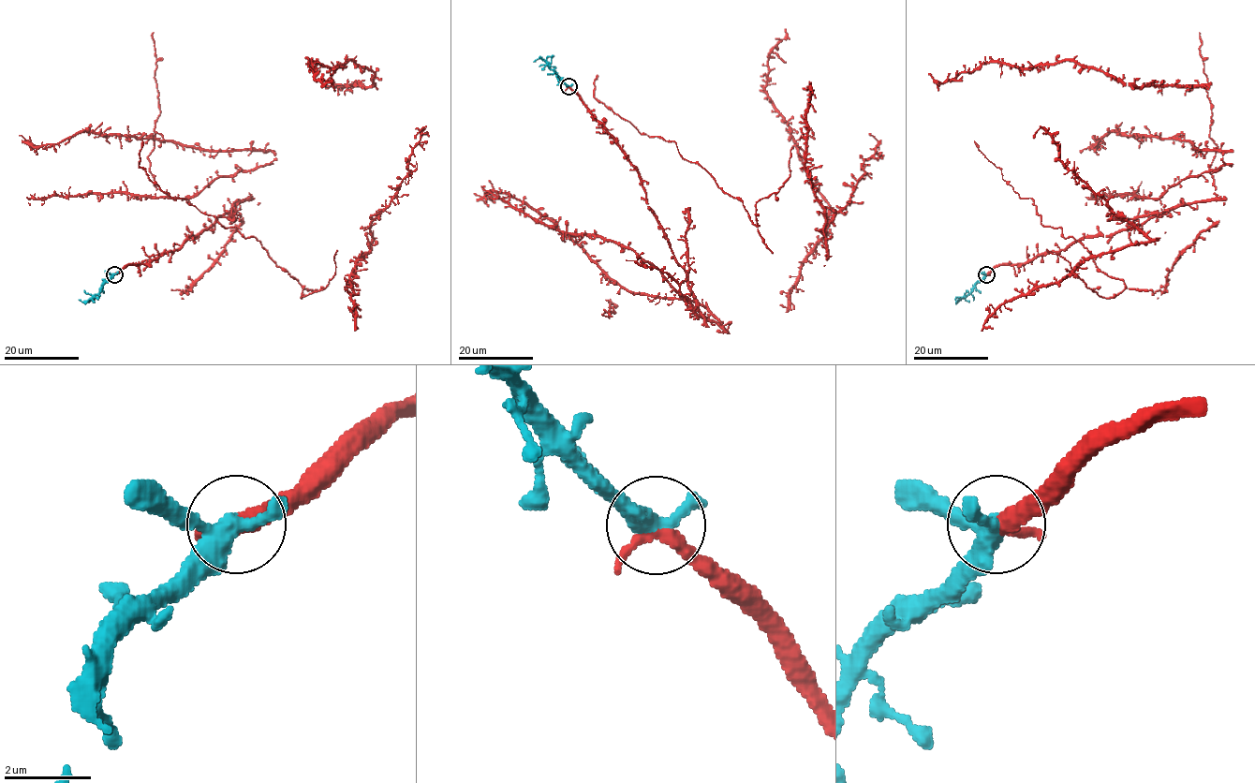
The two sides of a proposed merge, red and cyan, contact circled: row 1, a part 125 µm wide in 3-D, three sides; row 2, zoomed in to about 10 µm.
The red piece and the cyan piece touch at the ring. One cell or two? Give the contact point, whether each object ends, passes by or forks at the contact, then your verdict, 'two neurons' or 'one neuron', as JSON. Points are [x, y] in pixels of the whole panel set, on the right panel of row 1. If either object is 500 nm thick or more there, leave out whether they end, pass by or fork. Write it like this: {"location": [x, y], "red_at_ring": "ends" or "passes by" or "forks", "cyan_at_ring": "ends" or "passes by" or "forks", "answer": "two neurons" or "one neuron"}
{"location": [986, 274], "red_at_ring": "passes by", "cyan_at_ring": "forks", "answer": "one neuron"}

